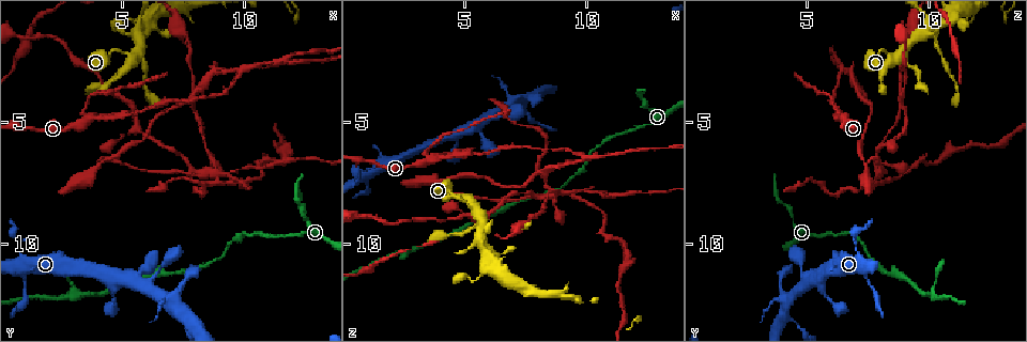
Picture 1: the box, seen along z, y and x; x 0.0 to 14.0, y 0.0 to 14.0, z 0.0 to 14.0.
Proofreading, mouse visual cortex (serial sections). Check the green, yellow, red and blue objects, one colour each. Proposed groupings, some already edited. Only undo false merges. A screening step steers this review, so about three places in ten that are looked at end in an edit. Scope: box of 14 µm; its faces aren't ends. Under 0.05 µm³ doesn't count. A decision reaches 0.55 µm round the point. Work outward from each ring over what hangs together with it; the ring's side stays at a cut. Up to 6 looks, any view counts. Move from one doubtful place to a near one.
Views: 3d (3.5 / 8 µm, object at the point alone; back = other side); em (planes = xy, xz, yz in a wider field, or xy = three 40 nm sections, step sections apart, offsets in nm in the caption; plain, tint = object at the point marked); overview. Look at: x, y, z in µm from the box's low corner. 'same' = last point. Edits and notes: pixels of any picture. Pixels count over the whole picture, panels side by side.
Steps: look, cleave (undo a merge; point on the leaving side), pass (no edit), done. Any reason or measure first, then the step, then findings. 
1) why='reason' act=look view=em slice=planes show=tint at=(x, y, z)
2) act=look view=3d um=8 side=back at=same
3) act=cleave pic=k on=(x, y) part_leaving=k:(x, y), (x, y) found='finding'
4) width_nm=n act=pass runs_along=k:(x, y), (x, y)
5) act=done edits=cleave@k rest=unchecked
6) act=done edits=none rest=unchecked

why='arms part here' act=look view=3d um=3.5 at=(3.2, 12.1, 10.0)

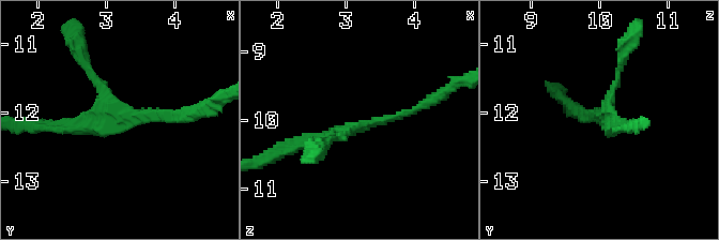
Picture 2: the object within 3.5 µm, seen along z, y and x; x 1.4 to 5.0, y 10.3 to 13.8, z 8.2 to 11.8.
act=look view=em slice=xy step=2 show=tint at=(3.25, 12.05, 10.05)

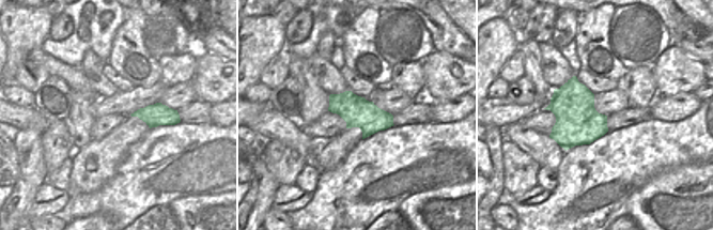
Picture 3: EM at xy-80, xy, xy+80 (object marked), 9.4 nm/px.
act=look view=em slice=xy step=1 show=tint at=same

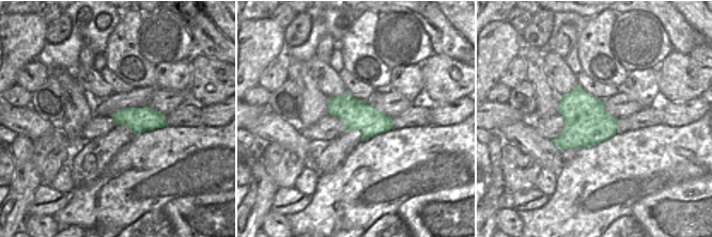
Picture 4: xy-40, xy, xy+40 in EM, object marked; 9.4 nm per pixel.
act=pass runs_along=2:(428, 102), (395, 118), (293, 146) found='continuous, no second cell'

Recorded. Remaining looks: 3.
why='three-way junction' act=look view=3d um=3.5 side=back at=(3.6, 4.9, 6.5)

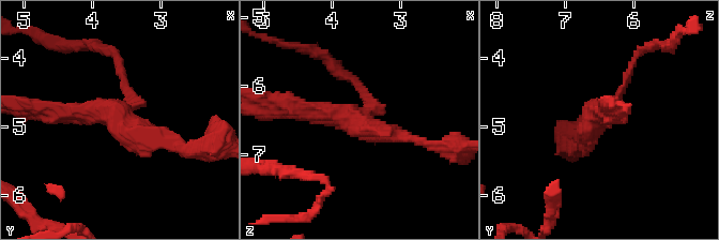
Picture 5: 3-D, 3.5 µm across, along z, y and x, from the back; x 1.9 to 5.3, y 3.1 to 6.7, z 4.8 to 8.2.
arms=3 arm_widths_nm=100,150,200 why='shape alone is not enough' act=look view=em slice=xy step=1 show=tint at=(3.60, 4.90, 6.60)

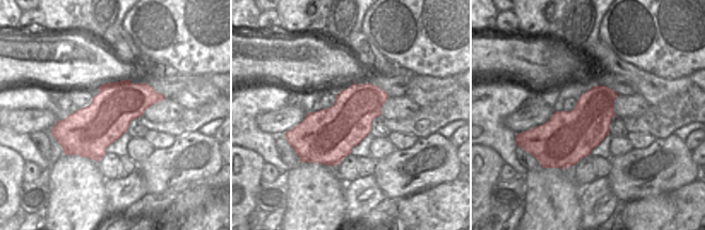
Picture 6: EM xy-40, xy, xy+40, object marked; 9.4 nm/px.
width_nm=480 act=cleave pic=5 on=(123, 76) found='a second cell is stuck on'

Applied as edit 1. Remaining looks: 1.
why='a narrow waist' act=look view=3d um=3.5 at=(7.5, 4.1, 6.1)

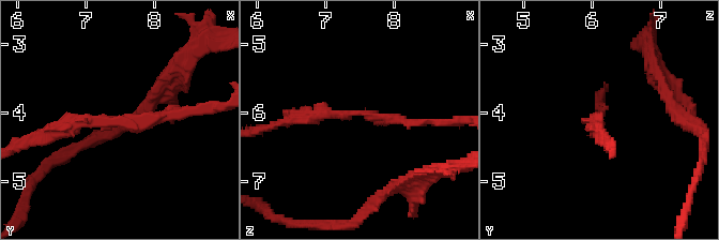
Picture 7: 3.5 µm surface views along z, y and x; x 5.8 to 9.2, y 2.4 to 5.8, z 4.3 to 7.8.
arm_widths_nm=150,200 act=pass runs_along=7:(51, 133), (80, 120), (189, 110) found='continuous, no second cell'

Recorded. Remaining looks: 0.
act=done edits=cleave@5 rest=unchecked

